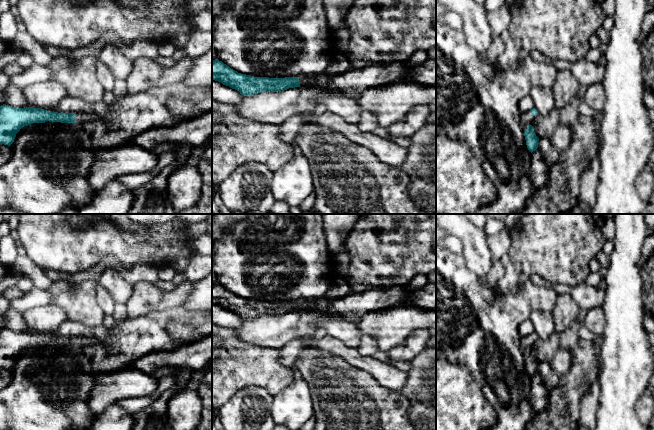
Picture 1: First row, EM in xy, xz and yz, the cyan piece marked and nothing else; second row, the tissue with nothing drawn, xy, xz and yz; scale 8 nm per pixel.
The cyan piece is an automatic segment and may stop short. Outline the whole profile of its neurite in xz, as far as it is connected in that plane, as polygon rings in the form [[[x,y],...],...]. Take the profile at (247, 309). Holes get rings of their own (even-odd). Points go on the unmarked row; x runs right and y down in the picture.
[[[215,283],[212,284],[212,303],[245,320],[306,310],[340,315],[344,320],[357,325],[371,311],[391,308],[402,303],[411,292],[412,290],[402,286],[386,289],[376,287],[333,300],[311,298],[299,301],[269,302],[238,297],[222,285]]]

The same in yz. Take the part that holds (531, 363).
[[[533,332],[532,334],[521,338],[521,345],[524,351],[524,360],[528,374],[532,377],[538,372],[539,362],[533,354],[533,344],[538,339],[538,335]]]

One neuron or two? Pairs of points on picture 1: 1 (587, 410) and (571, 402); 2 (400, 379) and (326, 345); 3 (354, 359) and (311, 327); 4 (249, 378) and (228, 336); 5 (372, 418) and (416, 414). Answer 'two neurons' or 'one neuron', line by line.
1: two neurons
2: one neuron
3: two neurons
4: one neuron
5: two neurons

